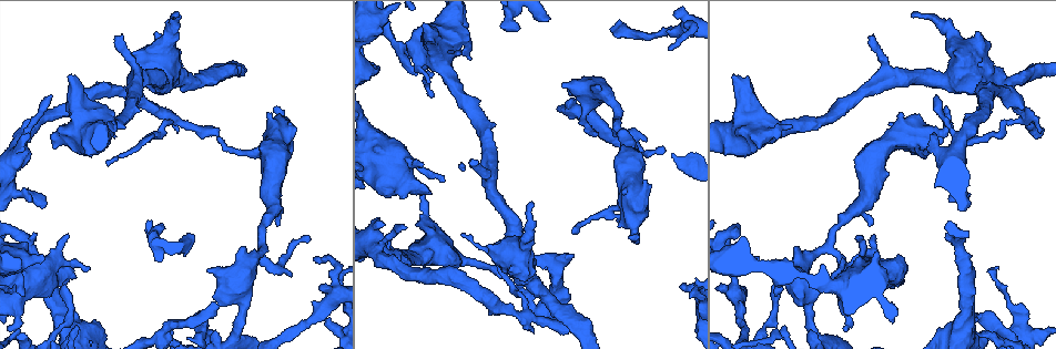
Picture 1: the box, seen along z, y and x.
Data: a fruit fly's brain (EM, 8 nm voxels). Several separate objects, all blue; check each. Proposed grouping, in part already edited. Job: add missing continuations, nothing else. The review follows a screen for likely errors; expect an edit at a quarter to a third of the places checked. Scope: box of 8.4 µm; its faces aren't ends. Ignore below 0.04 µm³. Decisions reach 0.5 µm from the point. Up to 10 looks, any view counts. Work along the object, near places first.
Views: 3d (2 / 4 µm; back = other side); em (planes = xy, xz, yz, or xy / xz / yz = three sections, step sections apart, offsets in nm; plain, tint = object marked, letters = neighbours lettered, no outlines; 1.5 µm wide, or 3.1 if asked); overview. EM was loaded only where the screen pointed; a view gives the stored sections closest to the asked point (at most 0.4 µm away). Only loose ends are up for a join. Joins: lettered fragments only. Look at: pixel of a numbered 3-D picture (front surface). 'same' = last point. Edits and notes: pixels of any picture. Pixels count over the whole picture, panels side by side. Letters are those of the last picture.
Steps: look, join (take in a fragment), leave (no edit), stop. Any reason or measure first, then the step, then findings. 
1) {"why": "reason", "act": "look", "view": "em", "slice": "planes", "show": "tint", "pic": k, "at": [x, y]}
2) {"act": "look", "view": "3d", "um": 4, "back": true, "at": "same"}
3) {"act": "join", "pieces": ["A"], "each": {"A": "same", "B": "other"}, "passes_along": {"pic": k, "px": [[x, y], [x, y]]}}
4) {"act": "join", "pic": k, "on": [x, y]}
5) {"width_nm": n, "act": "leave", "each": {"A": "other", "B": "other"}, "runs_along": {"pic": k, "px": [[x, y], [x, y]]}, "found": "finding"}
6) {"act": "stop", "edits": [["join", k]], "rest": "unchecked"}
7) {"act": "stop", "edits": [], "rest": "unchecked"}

{"why": "free end", "act": "look", "view": "3d", "um": 4, "pic": 1, "at": [217, 308]}

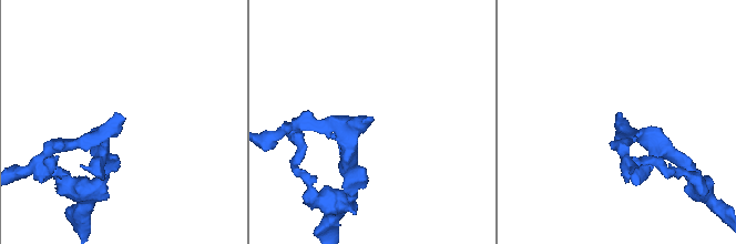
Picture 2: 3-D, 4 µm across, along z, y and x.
{"why": "shape alone is not enough", "act": "look", "view": "em", "slice": "xz", "step": 8, "show": "letters", "pic": 2, "at": [617, 120]}

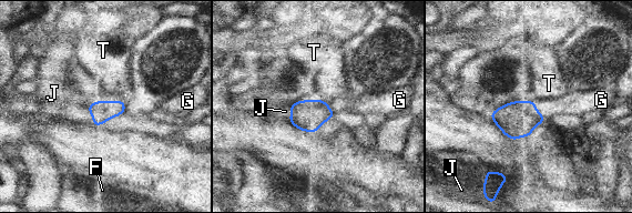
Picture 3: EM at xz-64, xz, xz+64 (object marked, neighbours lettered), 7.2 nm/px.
{"why": "another direction", "act": "look", "view": "em", "slice": "planes", "show": "letters", "at": "same"}

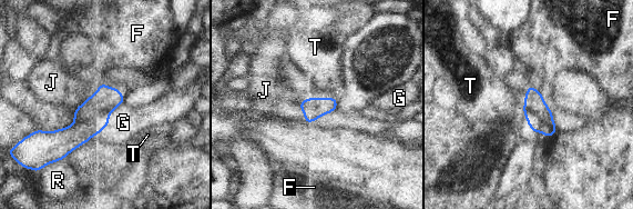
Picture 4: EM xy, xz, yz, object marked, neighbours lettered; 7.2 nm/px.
{"longest_contact_nm": ["J", 260], "act": "join", "pieces": ["G"], "each": {"F": "other", "G": "same", "J": "other", "R": "other", "T": "other"}, "found": "the neuron continues"}

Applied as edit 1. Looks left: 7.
{"why": "an open end", "act": "look", "view": "3d", "um": 4, "pic": 1, "at": [325, 325]}

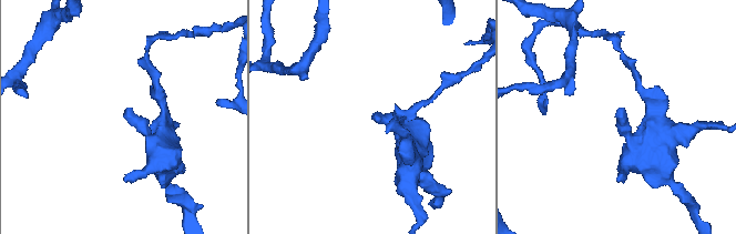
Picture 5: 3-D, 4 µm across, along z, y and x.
{"why": "need the tissue", "act": "look", "view": "em", "slice": "planes", "show": "letters", "pic": 5, "at": [372, 118]}

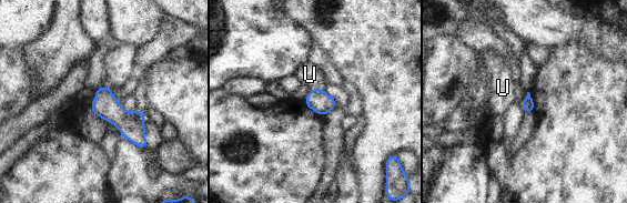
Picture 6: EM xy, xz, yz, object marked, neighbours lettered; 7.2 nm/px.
{"longest_contact_nm": ["U", 100], "act": "join", "pieces": ["U"], "each": {"U": "same"}, "passes_along": {"pic": 6, "px": [[317, 100], [317, 89], [310, 74]]}, "found": "the neuron continues"}

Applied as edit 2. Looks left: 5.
{"why": "free end", "act": "look", "view": "em", "slice": "planes", "show": "tint", "pic": 1, "at": [218, 128]}

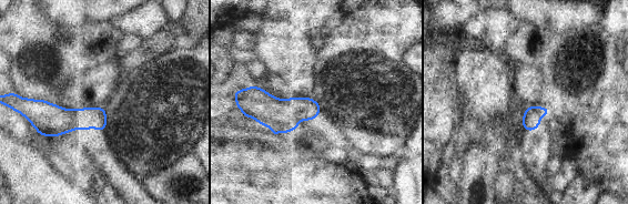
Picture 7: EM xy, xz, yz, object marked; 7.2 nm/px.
{"act": "look", "view": "em", "slice": "planes", "show": "letters", "at": "same"}

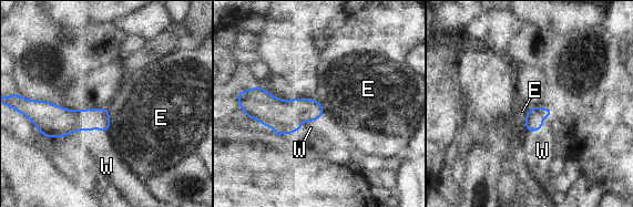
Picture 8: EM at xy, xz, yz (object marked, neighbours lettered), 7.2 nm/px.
{"act": "join", "pieces": ["W"], "each": {"E": "other", "W": "same"}, "found": "the neuron continues"}

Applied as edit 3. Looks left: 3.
{"why": "see it whole again", "act": "look", "view": "overview"}

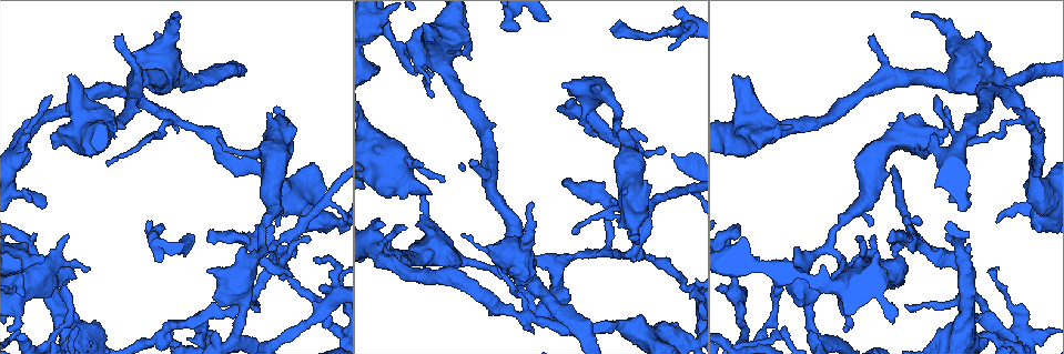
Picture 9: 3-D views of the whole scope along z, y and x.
{"why": "thin end", "act": "look", "view": "em", "slice": "yz", "step": 8, "show": "letters", "pic": 9, "at": [316, 258]}

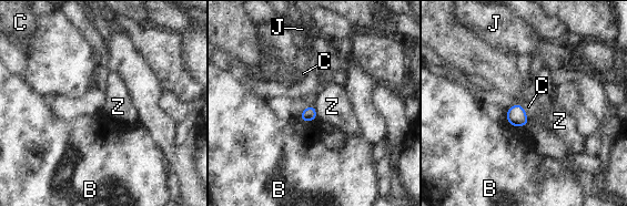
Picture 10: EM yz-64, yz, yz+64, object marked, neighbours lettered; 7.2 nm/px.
{"why": "another direction", "act": "look", "view": "em", "slice": "planes", "show": "letters", "at": "same"}

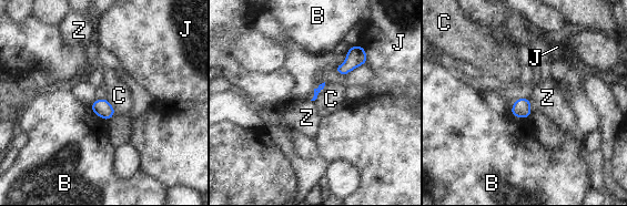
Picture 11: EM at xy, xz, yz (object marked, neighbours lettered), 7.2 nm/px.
{"act": "leave", "each": {"B": "other", "C": "other", "J": "other", "Z": "other"}, "found": "none of them fits"}

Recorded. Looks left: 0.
{"act": "stop", "edits": [["join", 4], ["join", 6], ["join", 8]], "rest": "unchecked"}

